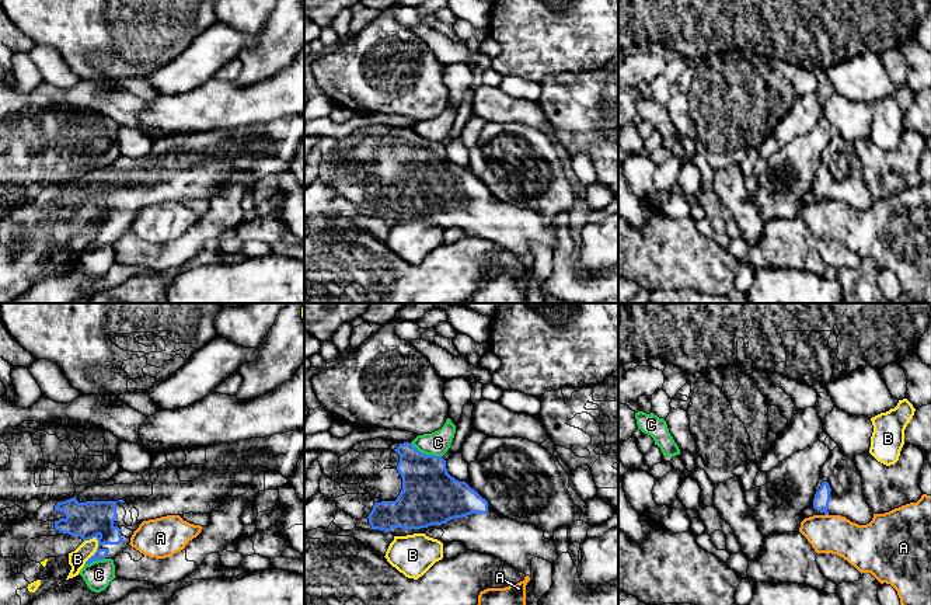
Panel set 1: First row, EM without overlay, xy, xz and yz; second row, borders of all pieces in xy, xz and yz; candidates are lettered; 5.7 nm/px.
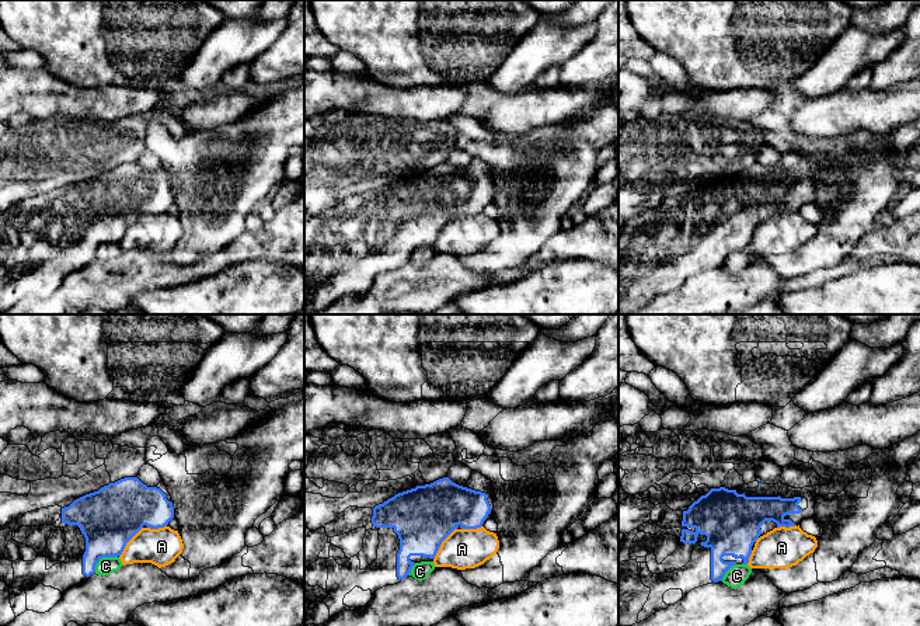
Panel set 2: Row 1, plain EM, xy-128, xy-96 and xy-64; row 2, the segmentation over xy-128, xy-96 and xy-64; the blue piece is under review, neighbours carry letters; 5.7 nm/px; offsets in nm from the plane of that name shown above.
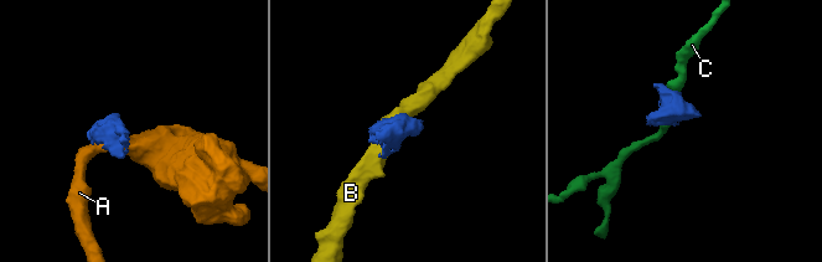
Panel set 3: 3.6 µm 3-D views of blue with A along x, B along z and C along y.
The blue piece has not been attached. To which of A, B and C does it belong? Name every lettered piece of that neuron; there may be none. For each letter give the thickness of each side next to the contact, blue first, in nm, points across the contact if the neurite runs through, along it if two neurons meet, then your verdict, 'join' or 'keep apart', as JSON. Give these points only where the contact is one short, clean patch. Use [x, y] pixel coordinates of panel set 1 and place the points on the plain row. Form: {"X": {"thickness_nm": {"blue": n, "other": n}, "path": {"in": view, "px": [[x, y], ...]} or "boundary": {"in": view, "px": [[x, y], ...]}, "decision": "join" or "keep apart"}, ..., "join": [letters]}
{"A": {"thickness_nm": {"blue": 100, "other": 220}, "boundary": {"in": "yz", "px": [[827, 198], [825, 201]]}, "decision": "keep apart"}, "B": {"thickness_nm": {"blue": 220, "other": 100}, "boundary": {"in": "xy", "px": [[84, 226], [94, 223], [98, 230]]}, "decision": "keep apart"}, "C": {"thickness_nm": {"blue": 320, "other": 140}, "decision": "keep apart"}, "join": []}

